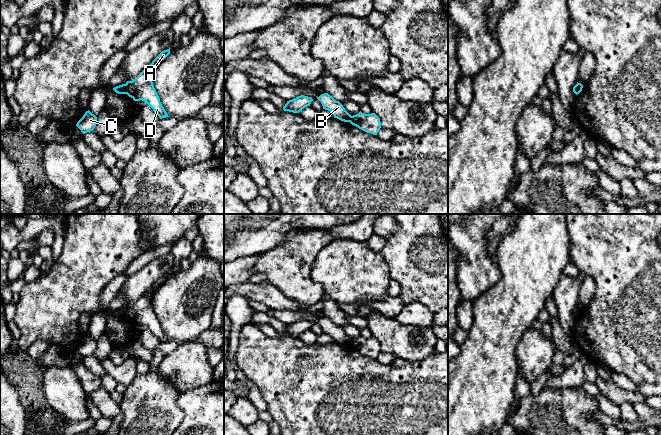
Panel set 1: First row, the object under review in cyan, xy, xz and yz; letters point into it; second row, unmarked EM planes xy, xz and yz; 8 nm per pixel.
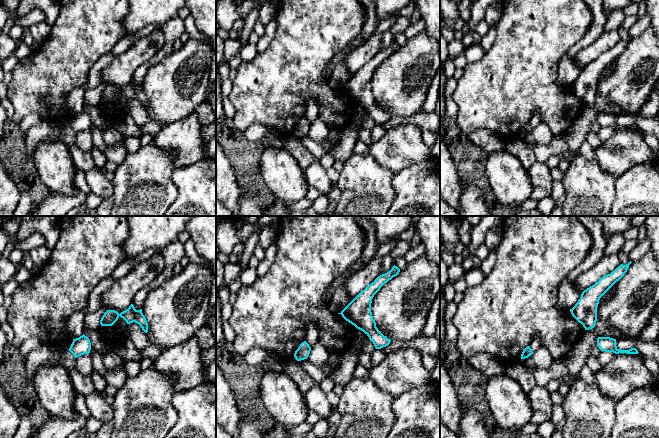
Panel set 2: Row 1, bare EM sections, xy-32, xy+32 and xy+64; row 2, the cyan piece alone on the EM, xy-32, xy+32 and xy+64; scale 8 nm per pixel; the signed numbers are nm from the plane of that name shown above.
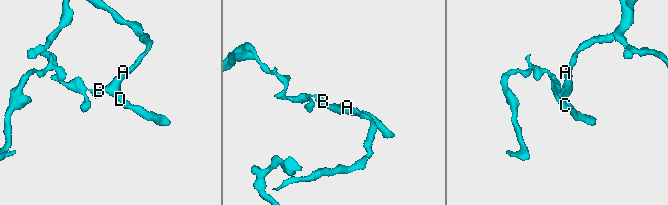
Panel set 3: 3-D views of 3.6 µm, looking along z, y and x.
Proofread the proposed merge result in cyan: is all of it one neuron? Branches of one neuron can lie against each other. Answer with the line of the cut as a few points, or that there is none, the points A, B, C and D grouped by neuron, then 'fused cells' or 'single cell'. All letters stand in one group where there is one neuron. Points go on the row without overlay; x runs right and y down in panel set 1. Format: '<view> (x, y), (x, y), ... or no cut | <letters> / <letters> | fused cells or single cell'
xy (124, 308), (126, 317) | A D / B C | fused cells

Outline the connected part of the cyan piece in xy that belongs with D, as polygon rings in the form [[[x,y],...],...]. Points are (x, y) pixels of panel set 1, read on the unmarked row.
[[[170,272],[162,275],[135,303],[126,306],[126,318],[134,325],[146,326],[160,343],[169,341],[160,326],[152,306],[155,291],[170,278]]]

